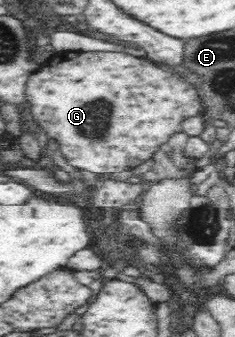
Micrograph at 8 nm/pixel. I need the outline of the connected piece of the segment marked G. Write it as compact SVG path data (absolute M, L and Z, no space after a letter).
M64 51L57 52L52 56L52 59L46 61L46 65L42 69L38 69L36 73L32 73L28 78L25 89L25 99L30 104L30 112L38 126L45 133L58 143L62 155L67 159L67 162L72 167L83 171L84 173L96 174L112 174L118 171L130 170L138 167L160 149L163 143L168 141L168 138L181 130L180 124L188 117L198 116L201 105L200 96L196 93L191 81L182 81L177 75L172 74L172 71L164 69L161 65L154 63L148 57L134 57L126 55L126 53L70 53Z

